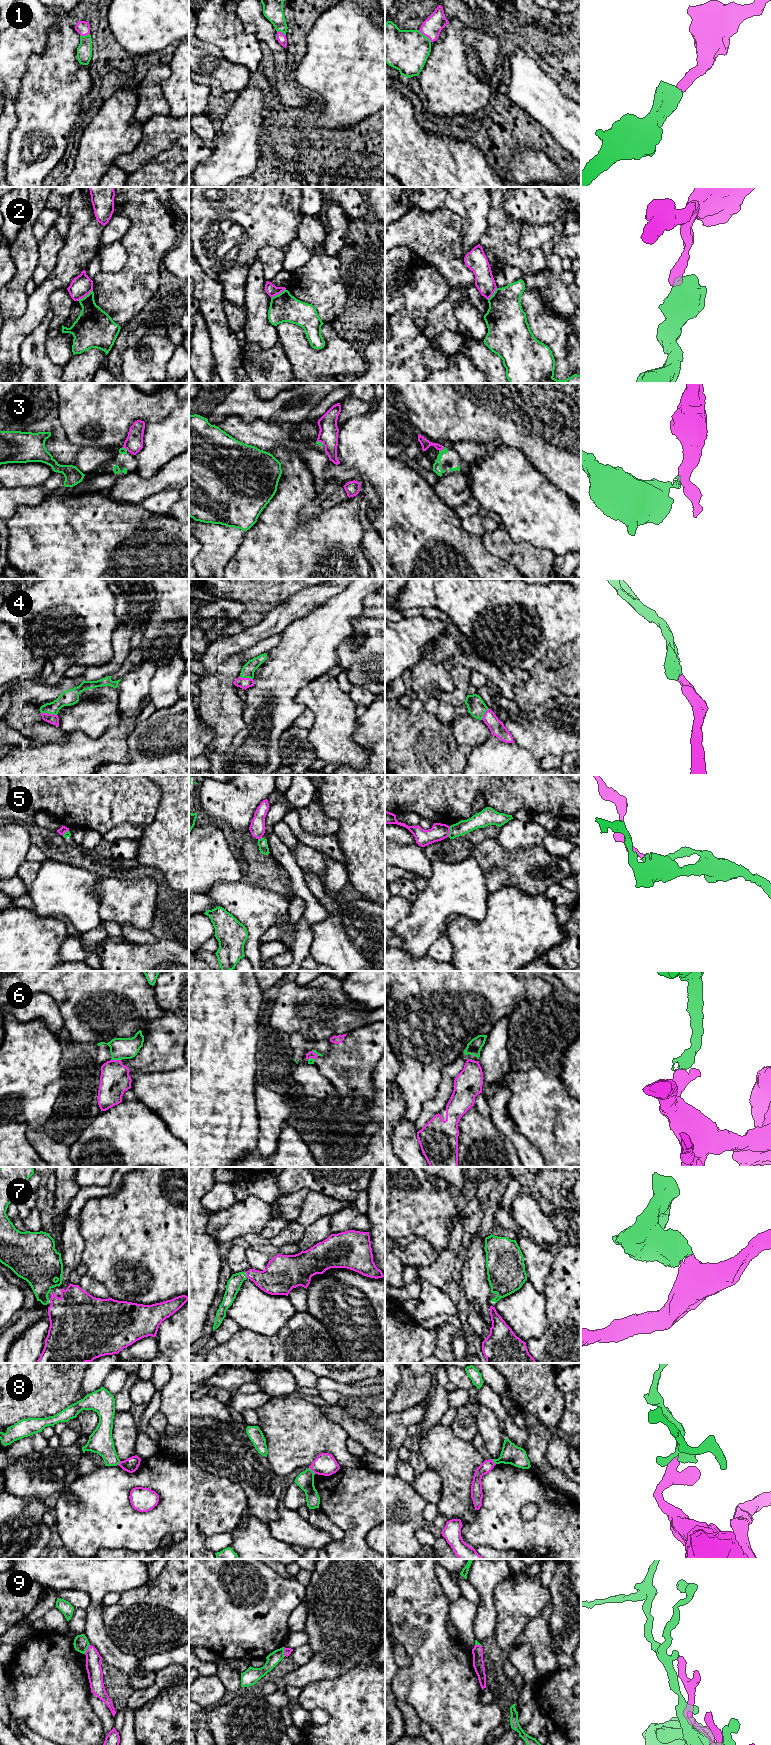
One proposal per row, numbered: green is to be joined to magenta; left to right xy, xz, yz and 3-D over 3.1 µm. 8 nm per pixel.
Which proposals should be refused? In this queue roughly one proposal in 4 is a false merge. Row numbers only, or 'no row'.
2, 3, 5, 6, 8, 9

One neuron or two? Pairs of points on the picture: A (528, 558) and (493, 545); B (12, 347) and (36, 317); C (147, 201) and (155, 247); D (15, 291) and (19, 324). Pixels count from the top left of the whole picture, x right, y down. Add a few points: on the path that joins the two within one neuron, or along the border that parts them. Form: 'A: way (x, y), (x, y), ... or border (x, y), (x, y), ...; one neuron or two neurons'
A: way (519, 554), (511, 552), (502, 546); one neuron
B: way (13, 339), (28, 324); one neuron
C: way (147, 212), (151, 223), (151, 236); one neuron
D: border (27, 296), (25, 311), (21, 315), (10, 319); two neurons

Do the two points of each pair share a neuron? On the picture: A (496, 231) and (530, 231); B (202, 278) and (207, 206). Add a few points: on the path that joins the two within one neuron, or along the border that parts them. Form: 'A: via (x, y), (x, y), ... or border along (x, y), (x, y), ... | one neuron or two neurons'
A: border along (521, 226), (519, 245), (523, 249), (537, 248) | two neurons
B: border along (199, 264), (203, 270) | two neurons

